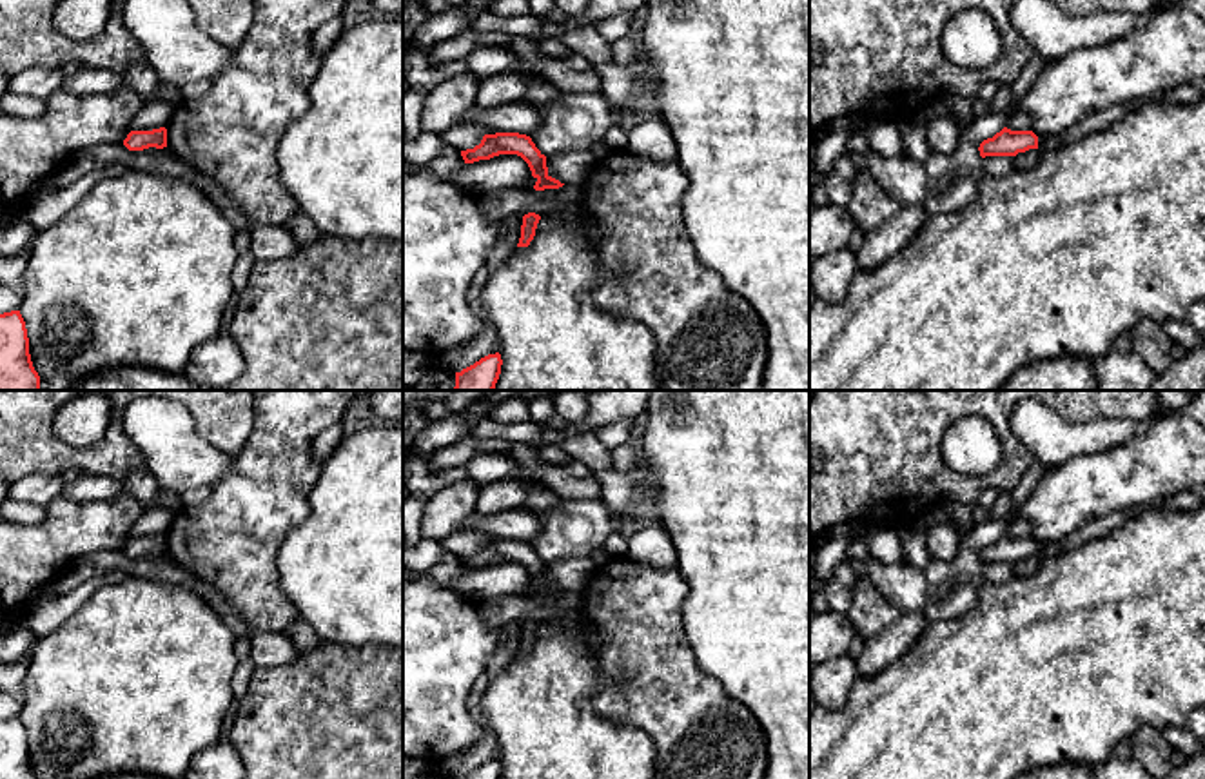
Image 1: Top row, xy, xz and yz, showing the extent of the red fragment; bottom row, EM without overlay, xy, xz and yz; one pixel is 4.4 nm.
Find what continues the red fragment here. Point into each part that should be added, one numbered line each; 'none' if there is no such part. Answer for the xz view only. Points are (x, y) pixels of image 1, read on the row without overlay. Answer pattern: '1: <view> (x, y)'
1: xz (501, 611)

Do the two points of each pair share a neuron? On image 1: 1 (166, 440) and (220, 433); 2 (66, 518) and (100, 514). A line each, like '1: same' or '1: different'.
1: different
2: same

